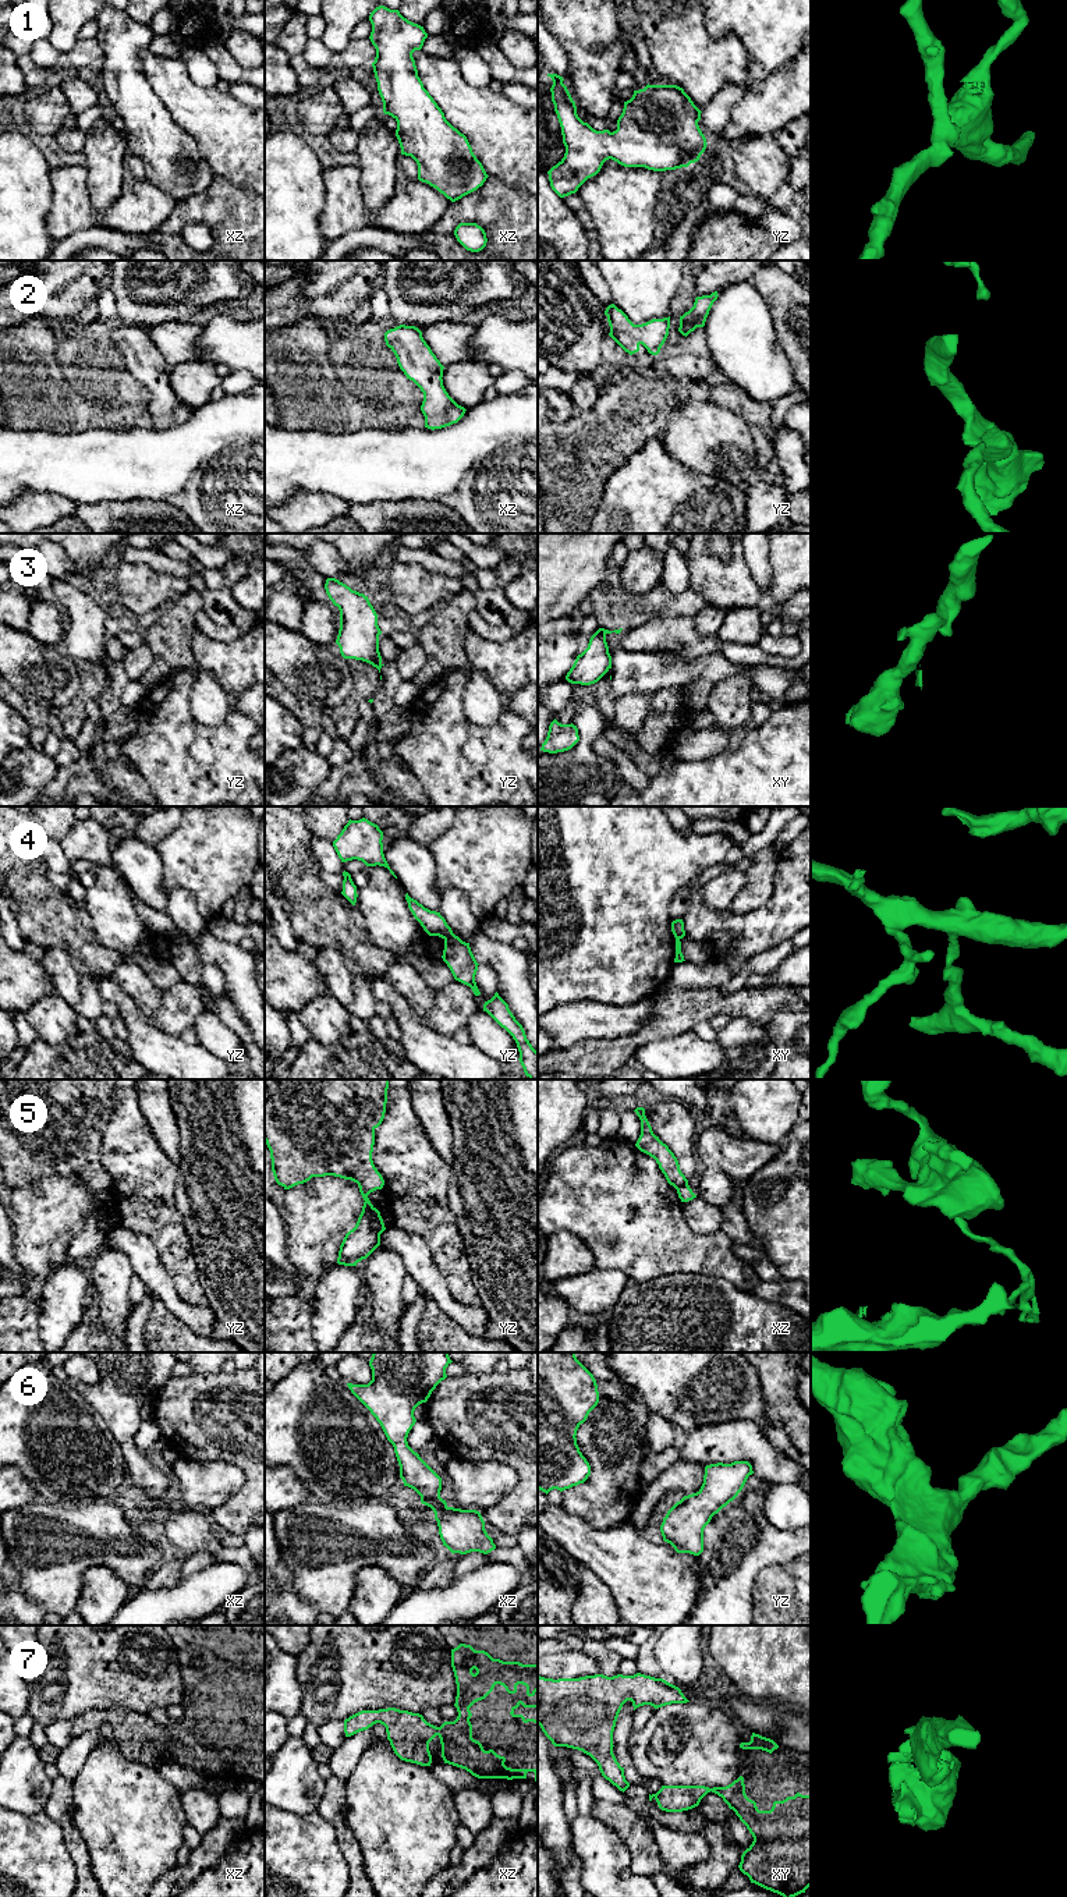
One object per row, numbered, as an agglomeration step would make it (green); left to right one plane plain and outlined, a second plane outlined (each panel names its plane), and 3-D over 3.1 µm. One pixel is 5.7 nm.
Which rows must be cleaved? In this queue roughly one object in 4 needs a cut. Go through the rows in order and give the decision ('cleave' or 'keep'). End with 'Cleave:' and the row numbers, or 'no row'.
1: keep
2: keep
3: cleave
4: cleave
5: cleave
6: keep
7: keep
Cleave: 3, 4, 5

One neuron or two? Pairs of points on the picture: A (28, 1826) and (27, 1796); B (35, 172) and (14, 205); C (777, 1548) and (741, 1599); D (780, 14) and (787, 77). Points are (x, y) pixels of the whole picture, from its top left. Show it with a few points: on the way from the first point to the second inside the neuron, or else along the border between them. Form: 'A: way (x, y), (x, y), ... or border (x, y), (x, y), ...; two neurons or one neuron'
A: border (42, 1809), (32, 1815), (14, 1812); two neurons
B: way (27, 180), (14, 192), (14, 197); one neuron
C: way (764, 1555), (741, 1577), (741, 1585); one neuron
D: border (796, 56), (768, 73); two neurons

